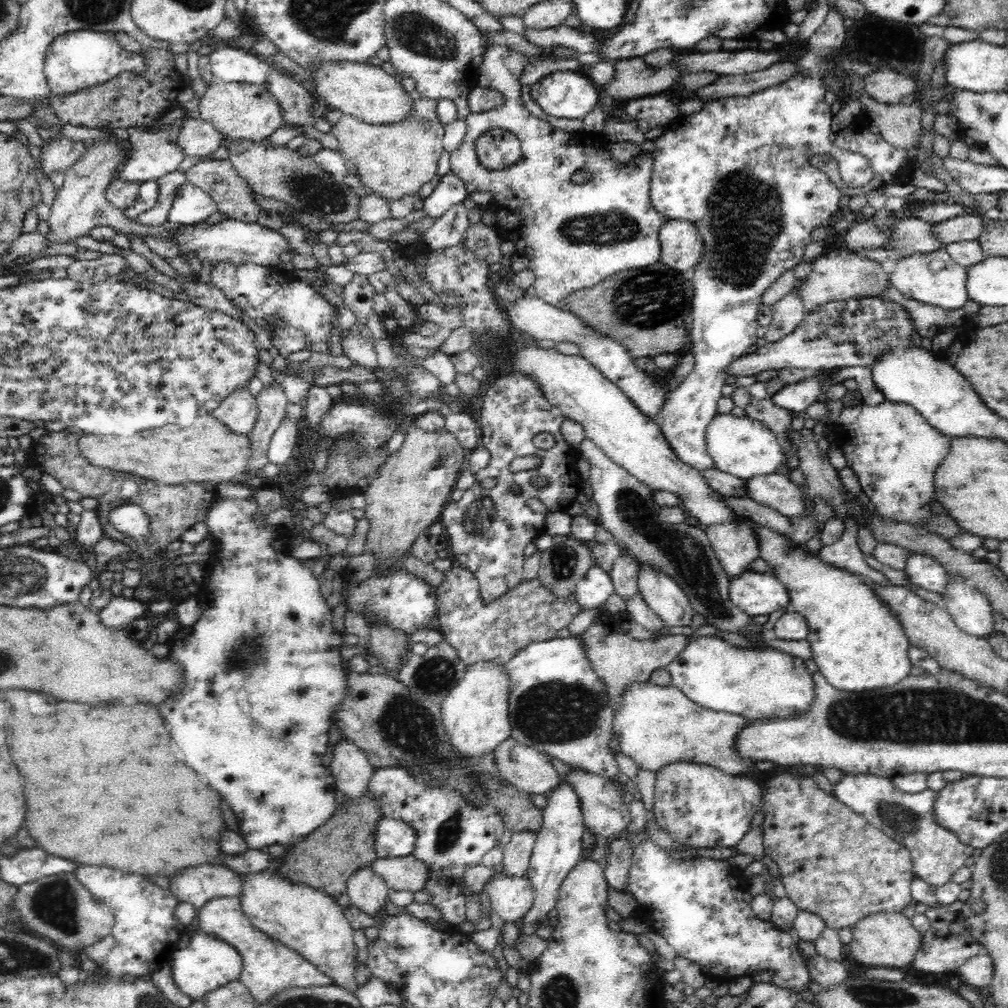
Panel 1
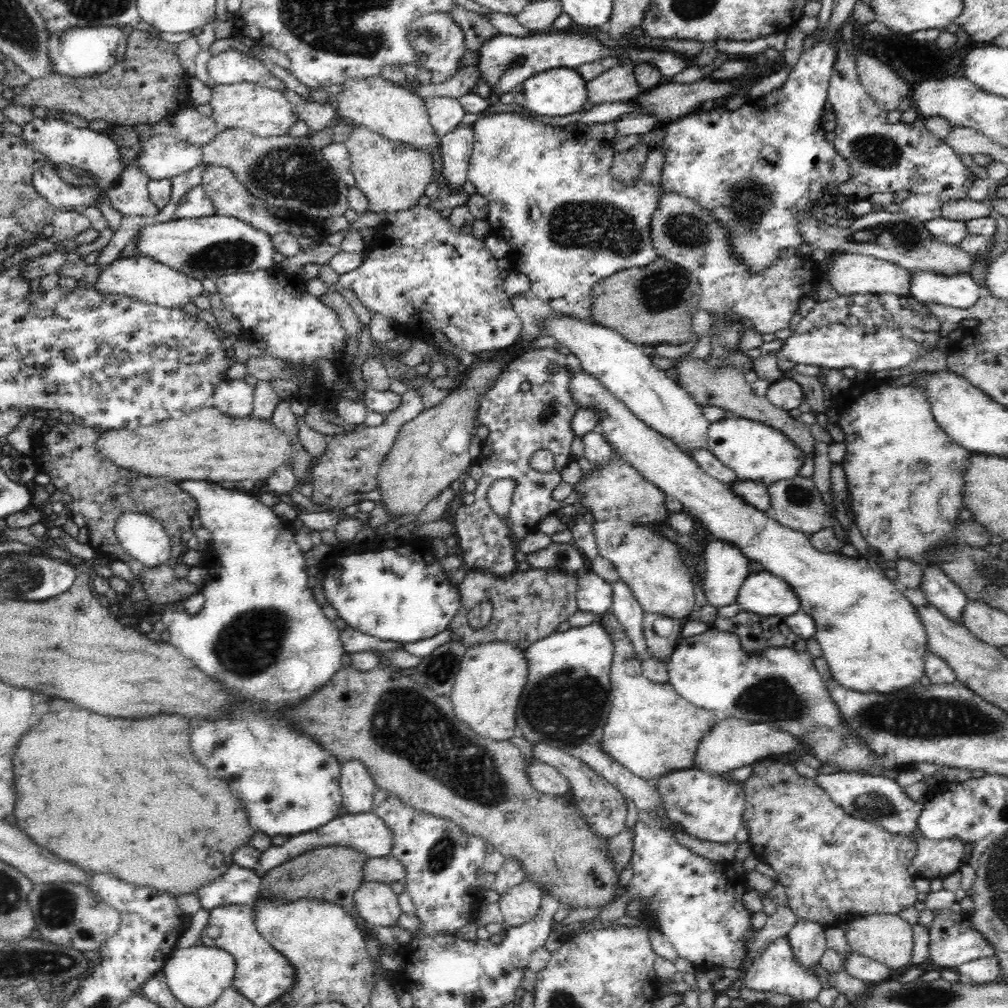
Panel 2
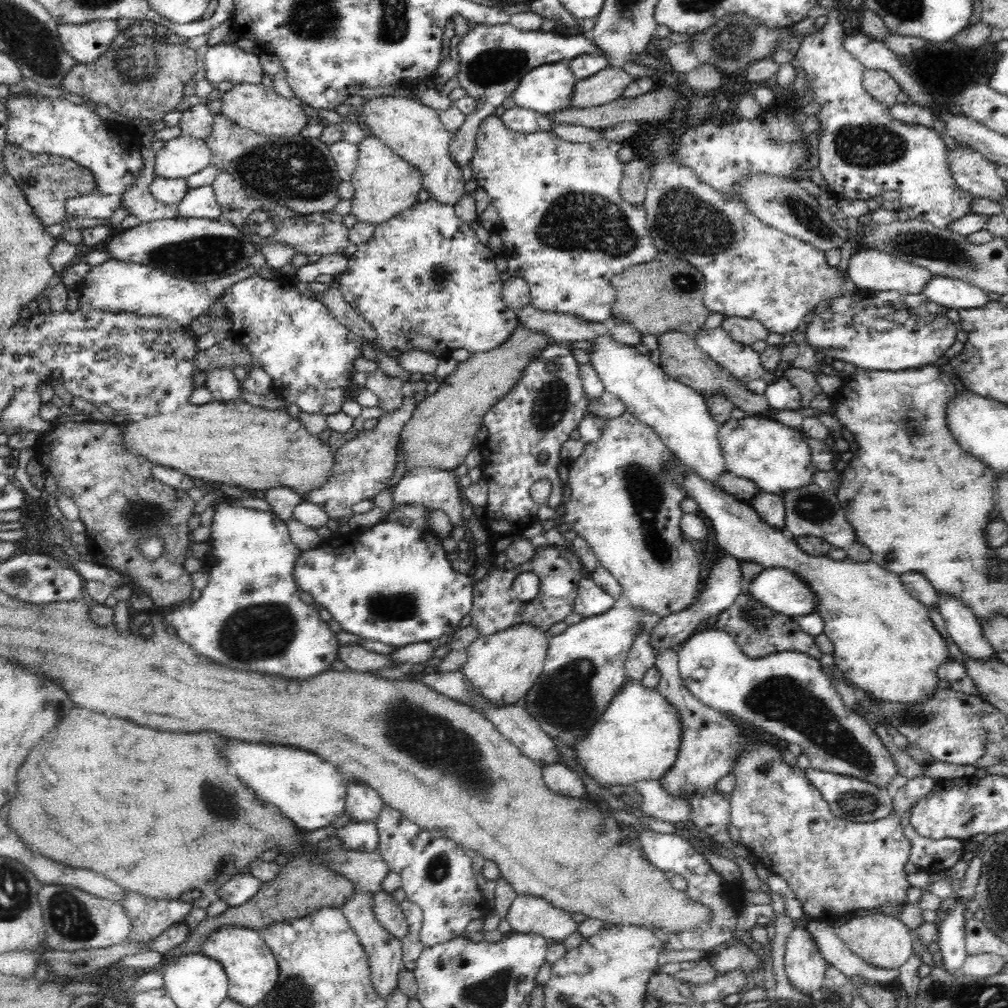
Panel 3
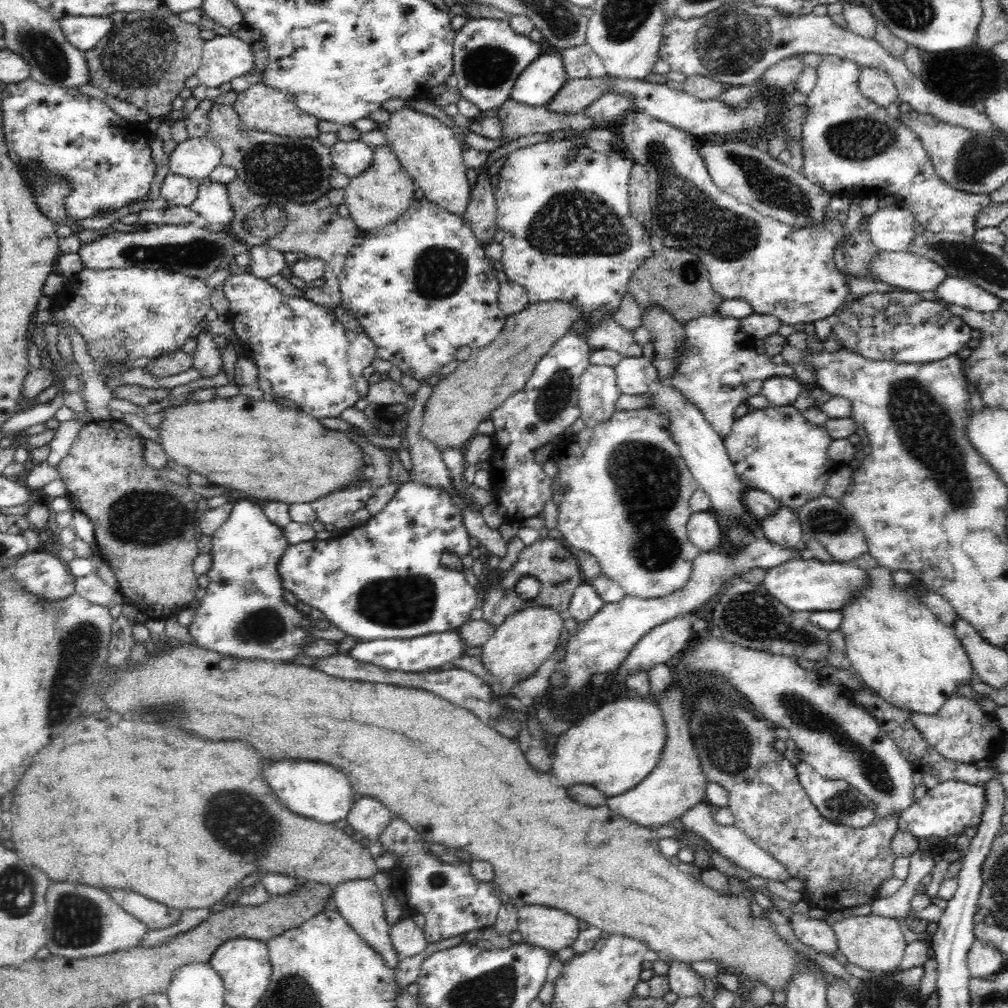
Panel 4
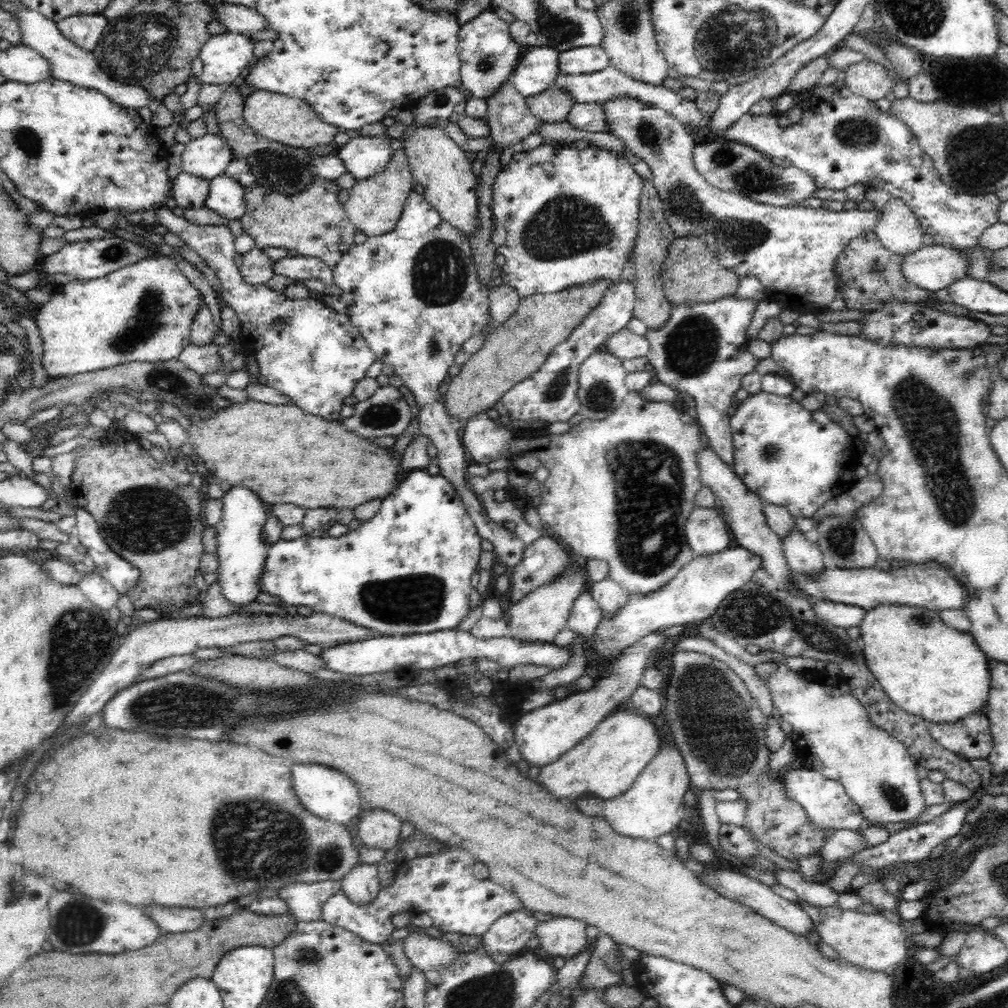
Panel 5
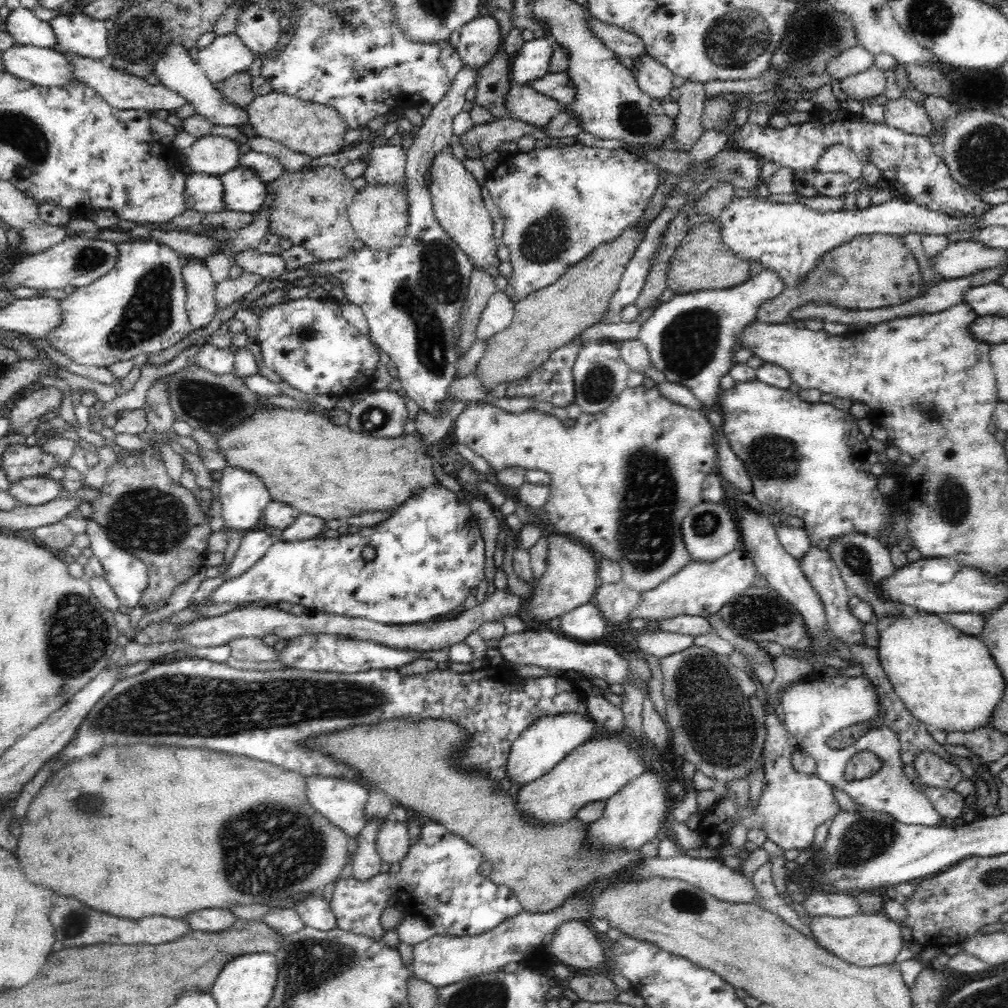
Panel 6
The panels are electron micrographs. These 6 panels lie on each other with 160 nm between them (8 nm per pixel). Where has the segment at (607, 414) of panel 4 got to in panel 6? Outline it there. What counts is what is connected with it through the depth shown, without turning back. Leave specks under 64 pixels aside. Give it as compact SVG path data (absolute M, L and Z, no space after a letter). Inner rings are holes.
M608 339L585 344L573 364L575 382L575 403L582 412L588 414L601 413L613 404L616 397L626 388L630 367L621 360L618 342Z

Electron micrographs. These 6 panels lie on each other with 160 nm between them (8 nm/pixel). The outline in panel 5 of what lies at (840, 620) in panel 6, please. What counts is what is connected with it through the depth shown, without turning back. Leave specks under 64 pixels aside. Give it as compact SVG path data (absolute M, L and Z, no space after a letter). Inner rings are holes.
M792 527L784 538L780 538L780 546L787 565L796 574L818 574L826 568L819 546L807 541L796 527Z

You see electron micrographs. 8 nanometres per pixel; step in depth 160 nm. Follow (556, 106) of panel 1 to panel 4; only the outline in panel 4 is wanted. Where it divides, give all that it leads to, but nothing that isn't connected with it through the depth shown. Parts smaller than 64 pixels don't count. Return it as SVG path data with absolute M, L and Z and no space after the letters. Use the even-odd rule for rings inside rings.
M558 51L542 55L522 72L511 97L526 106L546 106L568 82L562 56Z

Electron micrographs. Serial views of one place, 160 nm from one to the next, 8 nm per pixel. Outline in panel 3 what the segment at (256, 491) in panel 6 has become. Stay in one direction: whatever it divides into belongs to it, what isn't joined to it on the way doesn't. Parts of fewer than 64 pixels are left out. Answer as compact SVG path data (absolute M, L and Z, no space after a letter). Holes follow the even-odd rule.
M220 494L218 498L211 505L215 508L215 513L212 518L211 525L211 538L209 542L212 544L211 556L214 557L214 568L208 570L209 581L208 586L201 590L202 596L199 600L194 601L192 606L186 606L186 604L178 605L178 610L170 610L166 608L164 612L164 622L168 622L170 626L176 626L176 634L178 634L178 640L183 644L190 645L190 648L194 649L194 652L201 654L202 656L210 659L212 662L216 662L218 665L226 666L226 669L242 670L243 673L258 673L268 676L268 674L278 674L284 676L284 678L298 678L308 679L320 677L326 670L332 670L332 664L334 661L340 658L338 649L341 644L338 642L337 634L330 630L328 622L320 620L318 612L314 608L310 608L308 604L304 604L300 599L301 588L298 588L297 581L295 579L296 564L299 557L301 557L301 551L294 545L291 537L289 536L289 529L287 523L284 520L274 516L270 511L256 510L254 508L244 508L238 504L229 504L228 497Z

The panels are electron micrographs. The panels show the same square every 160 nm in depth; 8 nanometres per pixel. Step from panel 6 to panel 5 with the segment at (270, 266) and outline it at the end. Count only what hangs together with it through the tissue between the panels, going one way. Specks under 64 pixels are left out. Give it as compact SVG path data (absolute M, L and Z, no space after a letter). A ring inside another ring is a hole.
M286 256L273 262L273 271L280 276L292 278L295 282L301 279L316 278L323 280L326 285L333 284L332 269L316 257Z

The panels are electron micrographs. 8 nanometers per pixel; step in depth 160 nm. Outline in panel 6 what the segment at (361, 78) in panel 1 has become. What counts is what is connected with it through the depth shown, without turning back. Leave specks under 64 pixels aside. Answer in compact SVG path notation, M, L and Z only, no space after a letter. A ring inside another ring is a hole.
M450 143L434 156L430 164L431 180L429 190L433 211L441 227L454 242L469 255L473 266L484 267L494 278L500 276L500 258L496 255L498 239L494 237L493 218L486 208L480 184L471 173L468 163L454 157Z

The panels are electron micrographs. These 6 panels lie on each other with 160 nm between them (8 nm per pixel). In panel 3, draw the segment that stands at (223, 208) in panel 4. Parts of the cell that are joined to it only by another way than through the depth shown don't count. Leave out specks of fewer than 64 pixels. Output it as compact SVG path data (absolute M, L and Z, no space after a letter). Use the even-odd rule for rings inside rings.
M211 185L190 189L177 207L179 217L183 218L218 219L222 217L222 207L218 204Z

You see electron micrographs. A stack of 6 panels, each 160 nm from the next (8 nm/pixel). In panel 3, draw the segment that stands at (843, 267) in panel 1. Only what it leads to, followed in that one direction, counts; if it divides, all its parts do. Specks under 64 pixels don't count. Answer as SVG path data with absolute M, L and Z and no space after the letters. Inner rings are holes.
M855 249L849 259L848 275L855 288L873 291L895 290L898 293L920 294L933 274L926 268L900 260L898 257L876 249Z

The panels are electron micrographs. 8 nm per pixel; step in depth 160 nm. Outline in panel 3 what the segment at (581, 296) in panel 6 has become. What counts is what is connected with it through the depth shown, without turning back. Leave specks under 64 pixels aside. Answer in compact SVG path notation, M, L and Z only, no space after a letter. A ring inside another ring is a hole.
M522 322L512 337L488 352L471 353L456 370L439 380L424 400L417 403L410 420L401 430L398 441L398 474L402 478L420 468L455 470L466 455L477 445L478 430L483 426L483 416L494 403L502 399L523 374L527 360L544 350L552 338L542 332L532 332Z

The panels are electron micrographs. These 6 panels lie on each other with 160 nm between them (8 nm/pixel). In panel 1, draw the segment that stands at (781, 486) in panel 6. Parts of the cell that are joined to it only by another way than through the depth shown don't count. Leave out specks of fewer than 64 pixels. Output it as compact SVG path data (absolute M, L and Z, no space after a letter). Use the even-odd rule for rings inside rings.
M716 414L706 429L706 450L714 461L714 466L732 476L748 479L758 475L784 471L786 455L780 447L776 434L772 433L757 420L748 416L738 417L728 414Z

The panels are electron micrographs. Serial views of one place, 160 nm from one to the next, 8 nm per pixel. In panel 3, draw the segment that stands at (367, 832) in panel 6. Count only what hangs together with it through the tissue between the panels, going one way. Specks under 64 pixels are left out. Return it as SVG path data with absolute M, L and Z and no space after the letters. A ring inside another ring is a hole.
M355 890L353 896L341 906L341 910L345 913L352 930L358 935L364 951L368 953L370 977L374 989L380 997L387 1000L387 996L398 986L398 972L402 970L403 963L402 941L392 936L378 920L375 920L374 912L371 912L371 894L370 891Z

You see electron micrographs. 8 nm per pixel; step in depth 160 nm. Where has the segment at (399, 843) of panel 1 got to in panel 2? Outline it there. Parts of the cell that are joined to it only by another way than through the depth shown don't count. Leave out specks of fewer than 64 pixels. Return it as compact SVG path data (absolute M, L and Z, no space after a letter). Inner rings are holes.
M372 812L340 815L316 830L289 837L282 845L271 845L267 850L261 852L258 863L253 867L254 872L261 877L269 870L272 870L272 868L296 858L299 854L304 854L304 852L310 850L312 847L334 846L335 844L357 847L357 850L368 854L369 858L388 856L392 854L393 850L393 831L390 830L386 822Z

